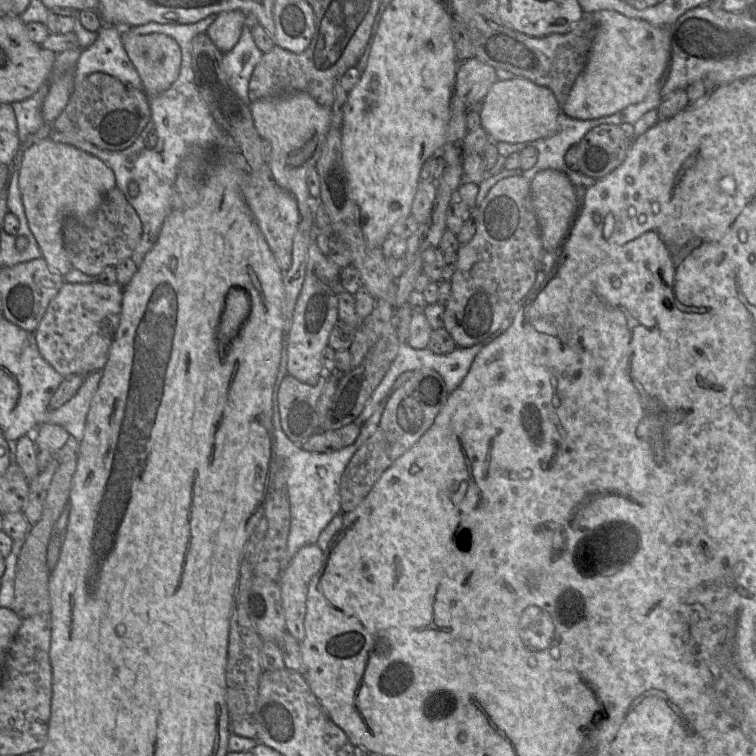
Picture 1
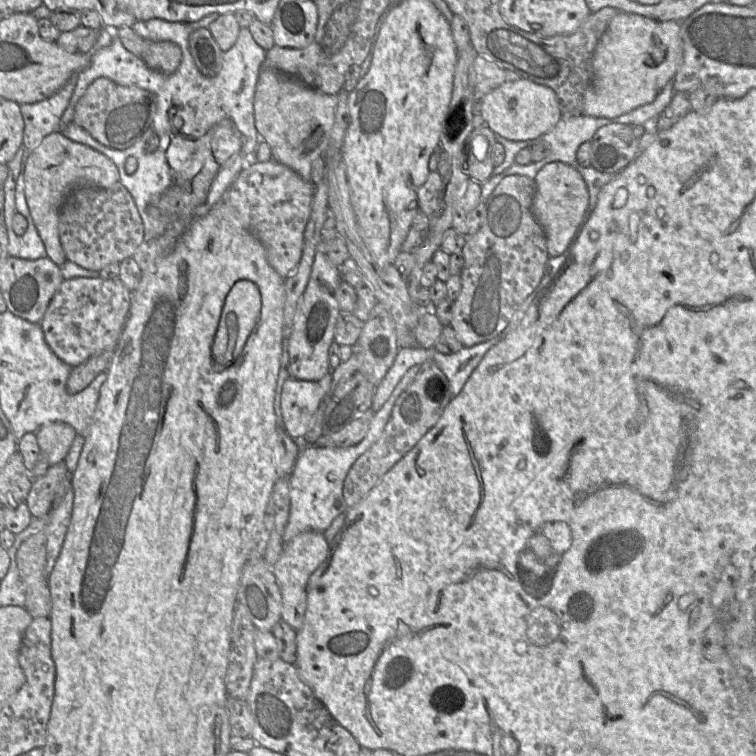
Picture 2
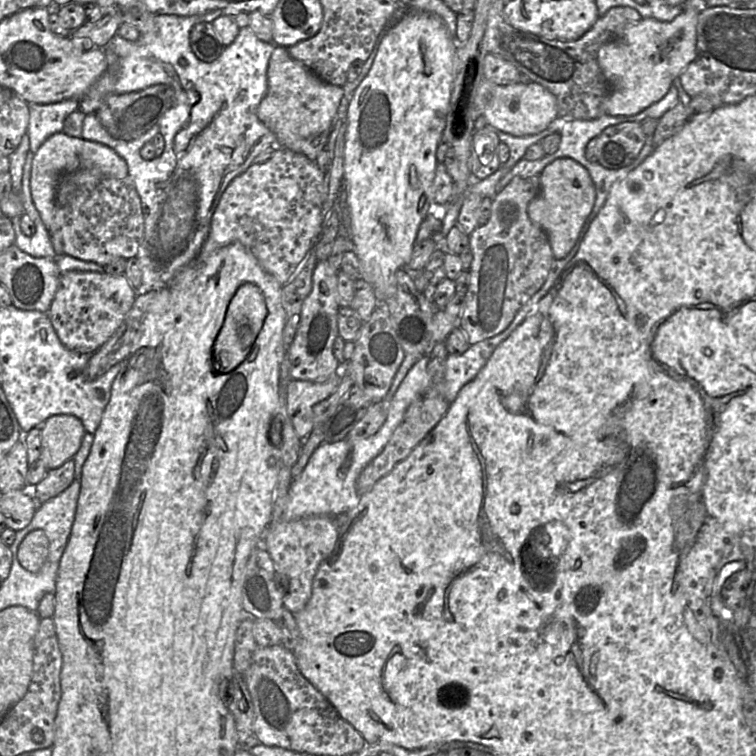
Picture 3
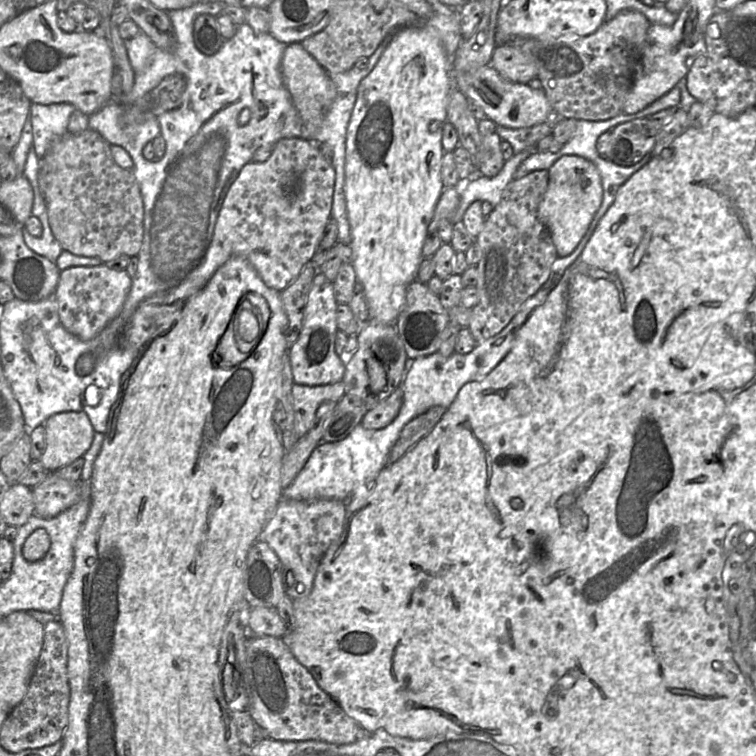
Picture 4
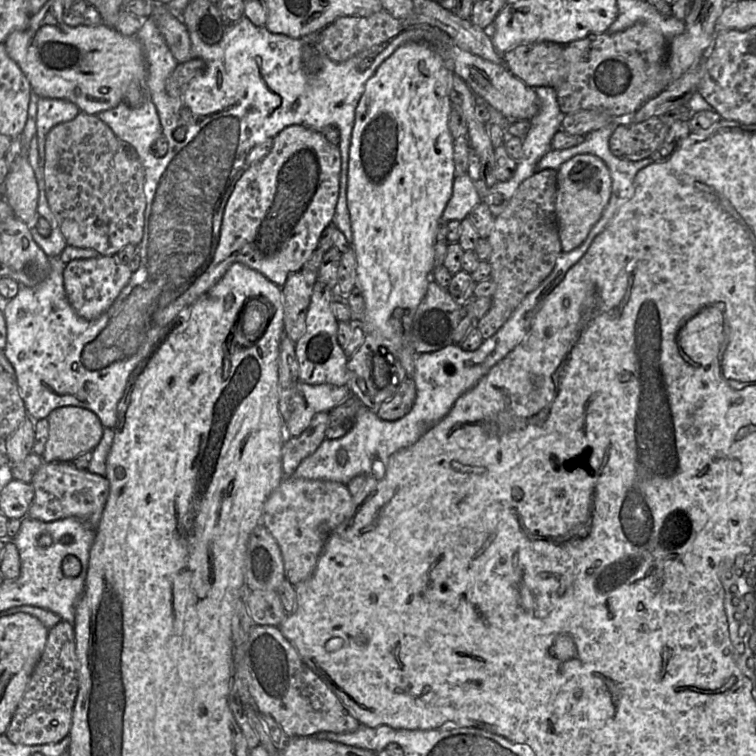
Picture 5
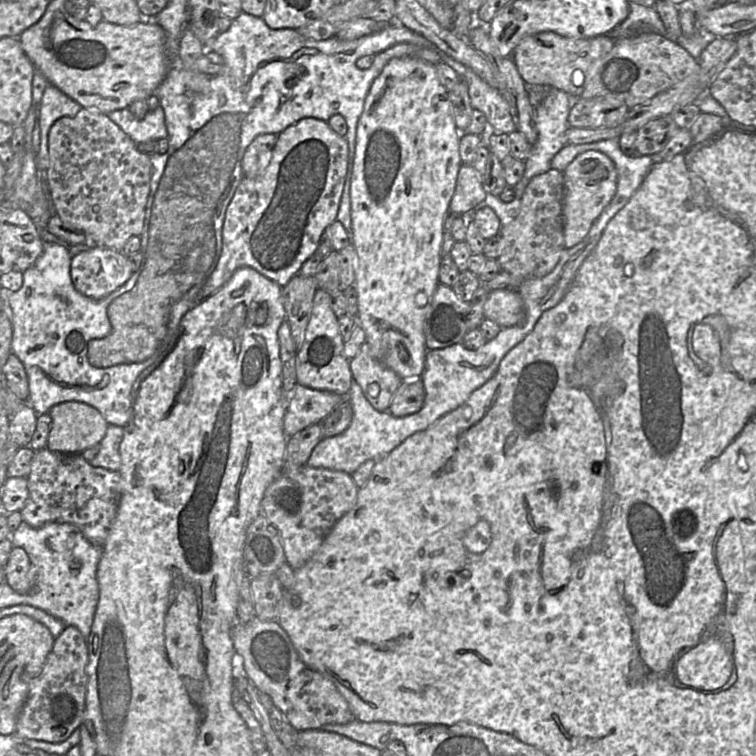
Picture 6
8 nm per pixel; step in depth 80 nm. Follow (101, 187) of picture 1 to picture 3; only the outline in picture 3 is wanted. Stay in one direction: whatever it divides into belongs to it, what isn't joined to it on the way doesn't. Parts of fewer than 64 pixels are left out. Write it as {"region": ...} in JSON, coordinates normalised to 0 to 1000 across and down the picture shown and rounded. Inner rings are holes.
{"region":[[[79,175],[69,179],[56,190],[44,210],[40,253],[44,269],[53,283],[60,302],[65,307],[75,340],[85,336],[81,308],[71,294],[71,263],[75,245],[85,230],[106,224],[120,225],[149,237],[163,237],[169,233],[171,228],[168,214],[161,208],[149,197],[128,188],[91,181]]]}

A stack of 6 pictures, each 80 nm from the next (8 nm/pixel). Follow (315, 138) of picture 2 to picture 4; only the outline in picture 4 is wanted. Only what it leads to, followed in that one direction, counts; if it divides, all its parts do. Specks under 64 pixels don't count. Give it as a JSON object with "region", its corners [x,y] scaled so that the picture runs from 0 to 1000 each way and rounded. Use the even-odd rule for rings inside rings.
{"region":[[[398,56],[378,61],[372,81],[372,95],[376,112],[384,123],[401,165],[414,183],[444,130],[444,114],[433,94],[401,63]]]}

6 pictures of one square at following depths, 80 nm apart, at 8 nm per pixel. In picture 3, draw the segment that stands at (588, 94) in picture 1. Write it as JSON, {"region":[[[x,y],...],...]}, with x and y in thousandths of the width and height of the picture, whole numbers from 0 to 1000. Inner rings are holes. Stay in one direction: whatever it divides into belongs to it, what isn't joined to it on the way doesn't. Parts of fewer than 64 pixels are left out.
{"region":[[[910,12],[886,29],[849,24],[843,30],[828,33],[820,45],[792,63],[790,82],[807,116],[800,135],[802,152],[836,153],[880,127],[892,106],[897,106],[899,98],[921,75],[921,34],[925,16]]]}

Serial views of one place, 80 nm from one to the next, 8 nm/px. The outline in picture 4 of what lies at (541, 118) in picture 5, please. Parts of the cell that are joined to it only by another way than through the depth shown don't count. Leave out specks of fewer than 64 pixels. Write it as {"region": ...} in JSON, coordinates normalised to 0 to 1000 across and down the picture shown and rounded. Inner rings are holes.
{"region":[[[704,194],[680,204],[653,234],[627,231],[622,238],[607,238],[601,247],[607,254],[608,265],[595,291],[597,295],[602,296],[610,292],[616,276],[627,266],[647,266],[652,272],[656,272],[663,265],[667,250],[679,238],[681,226],[694,210],[709,201],[706,197],[708,194]]]}

